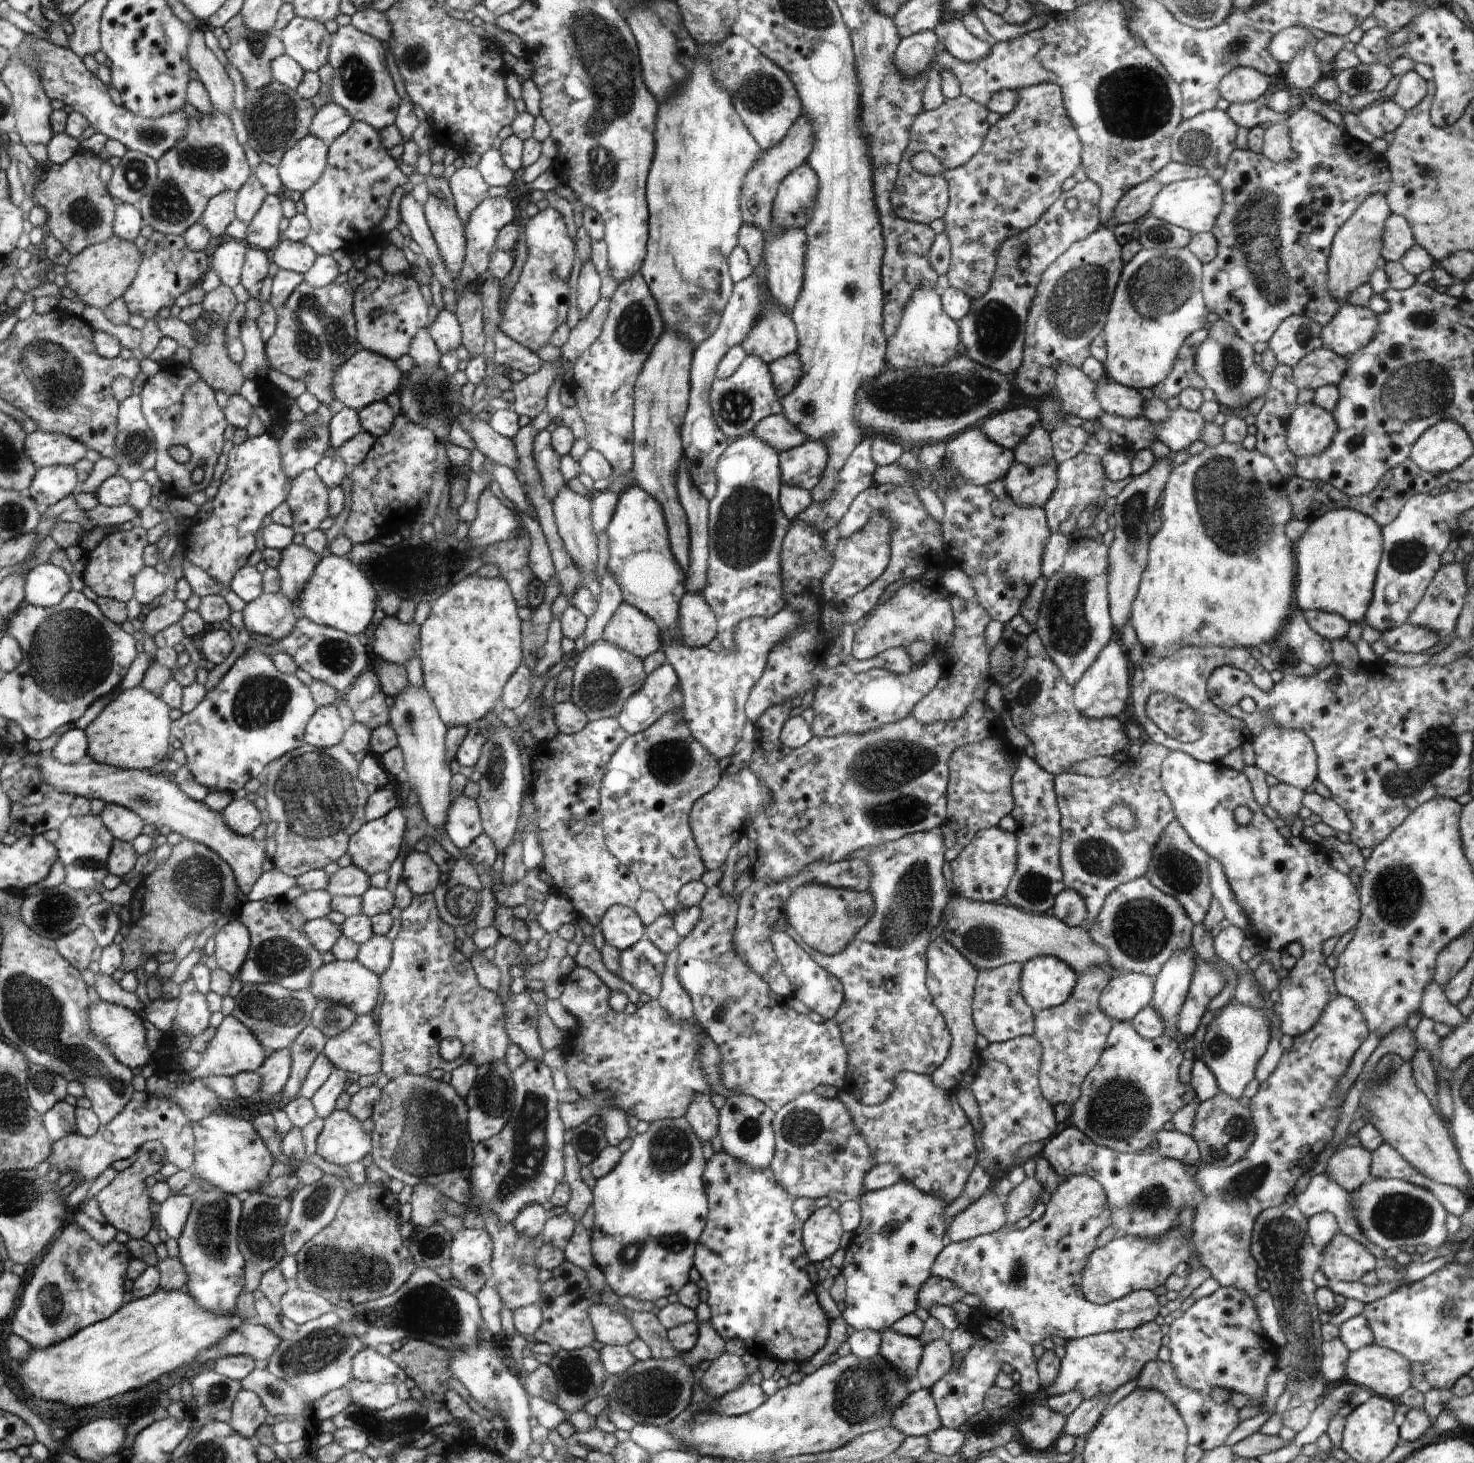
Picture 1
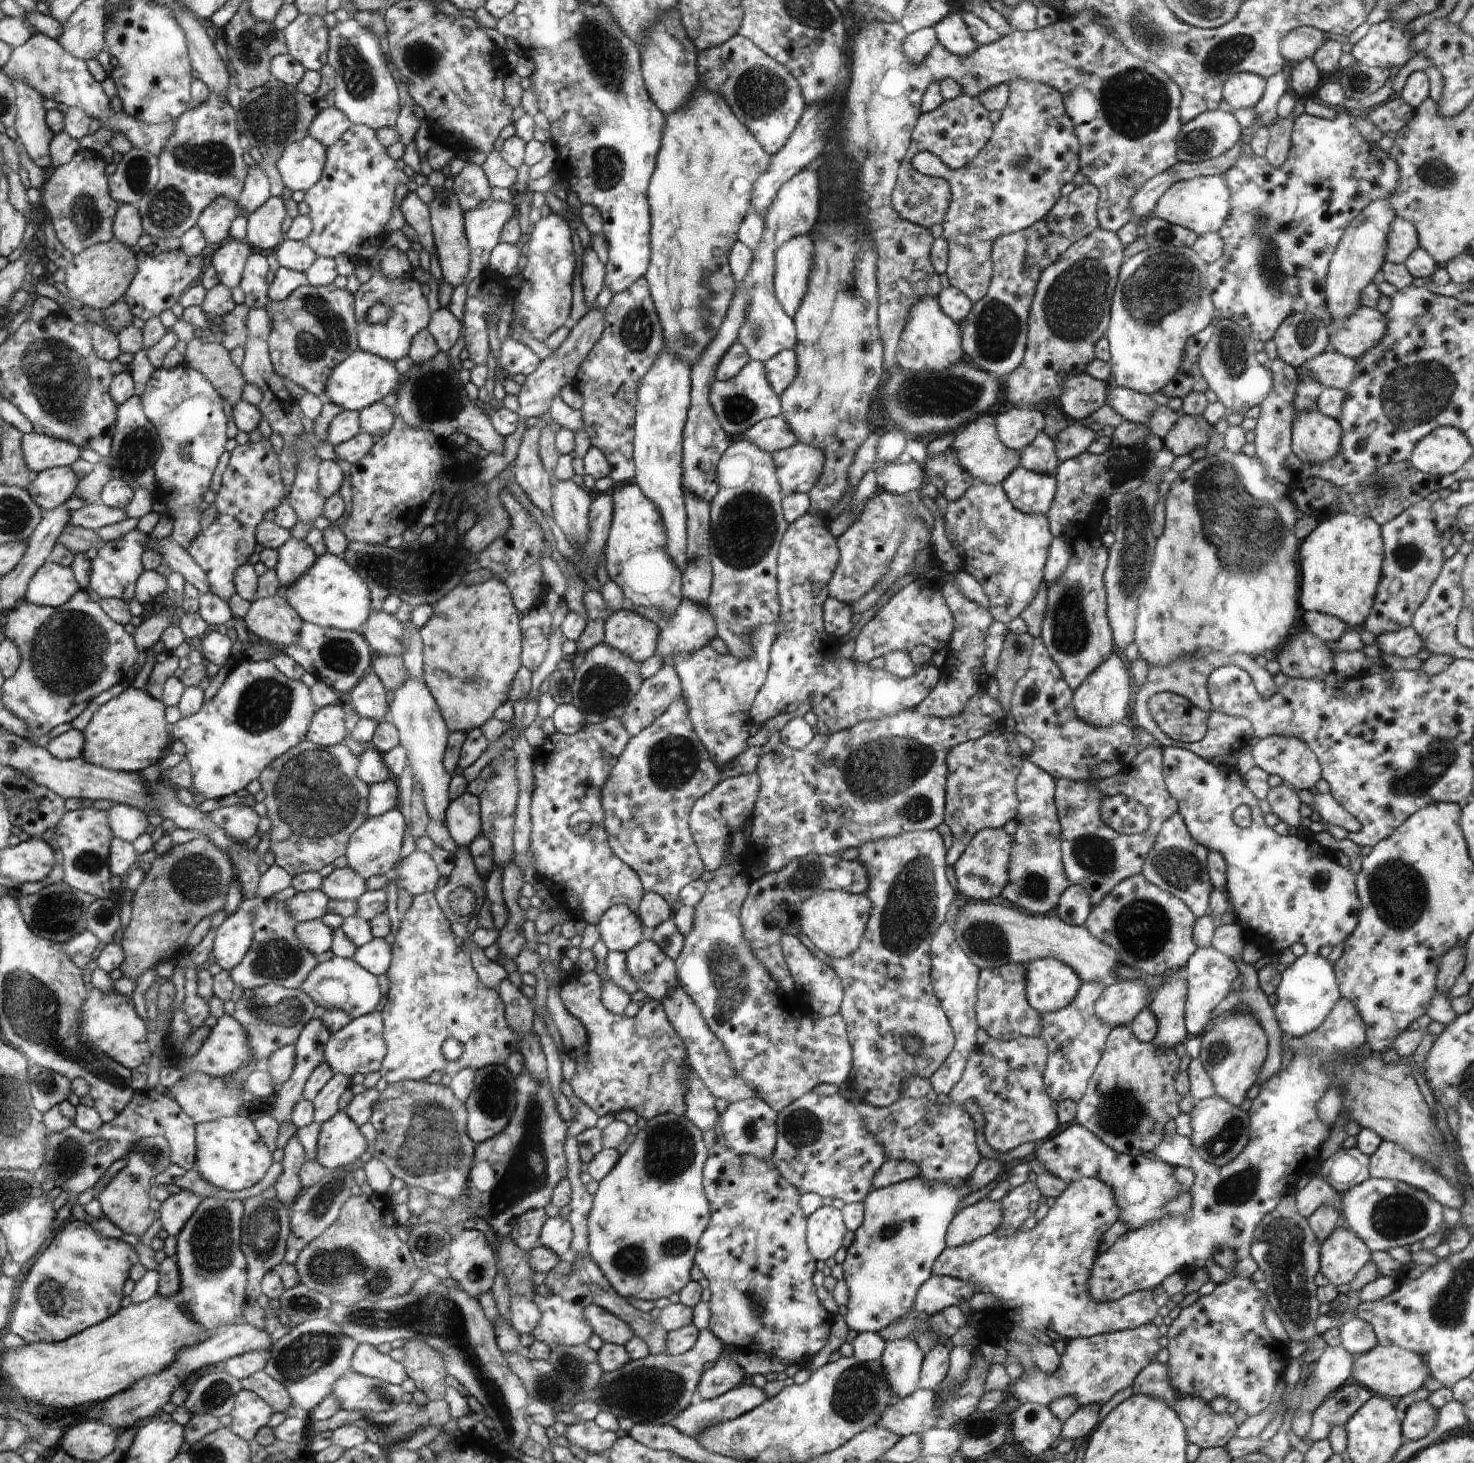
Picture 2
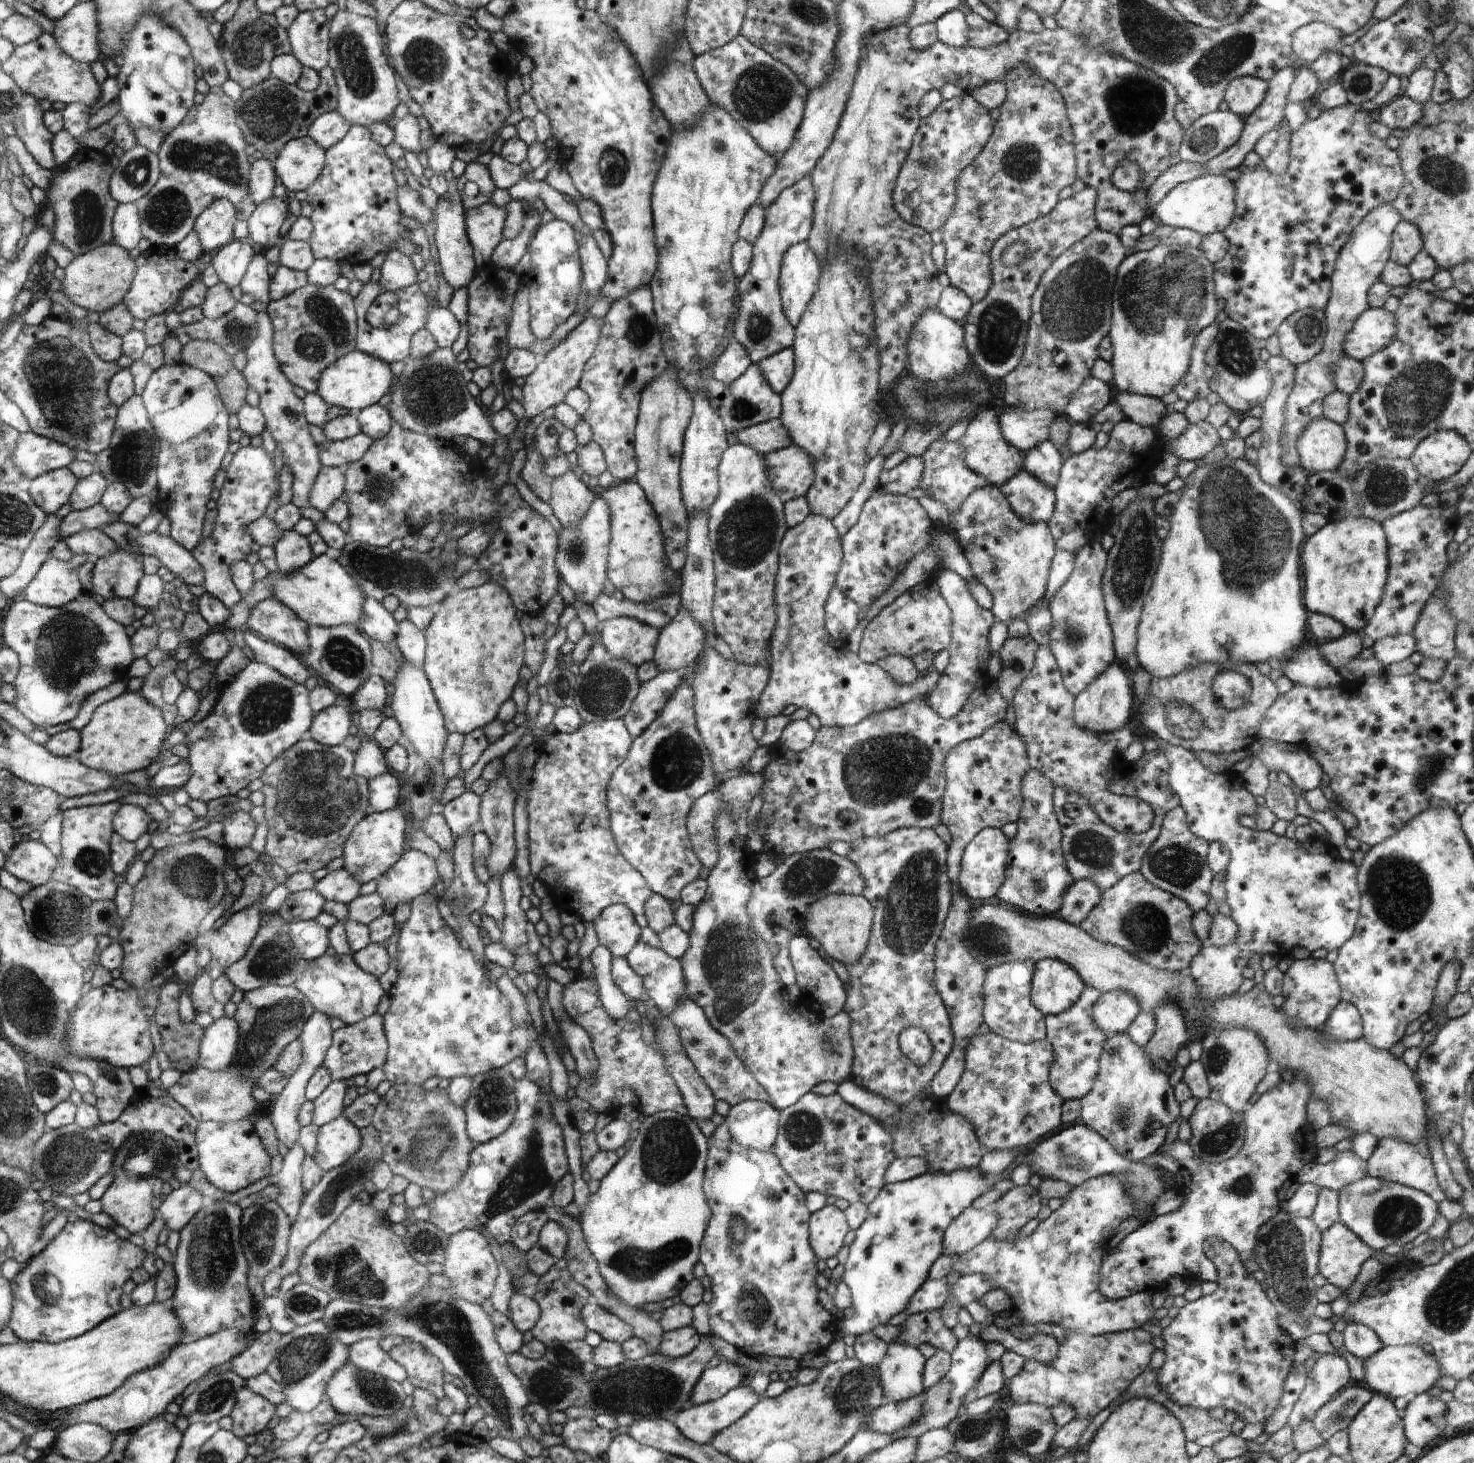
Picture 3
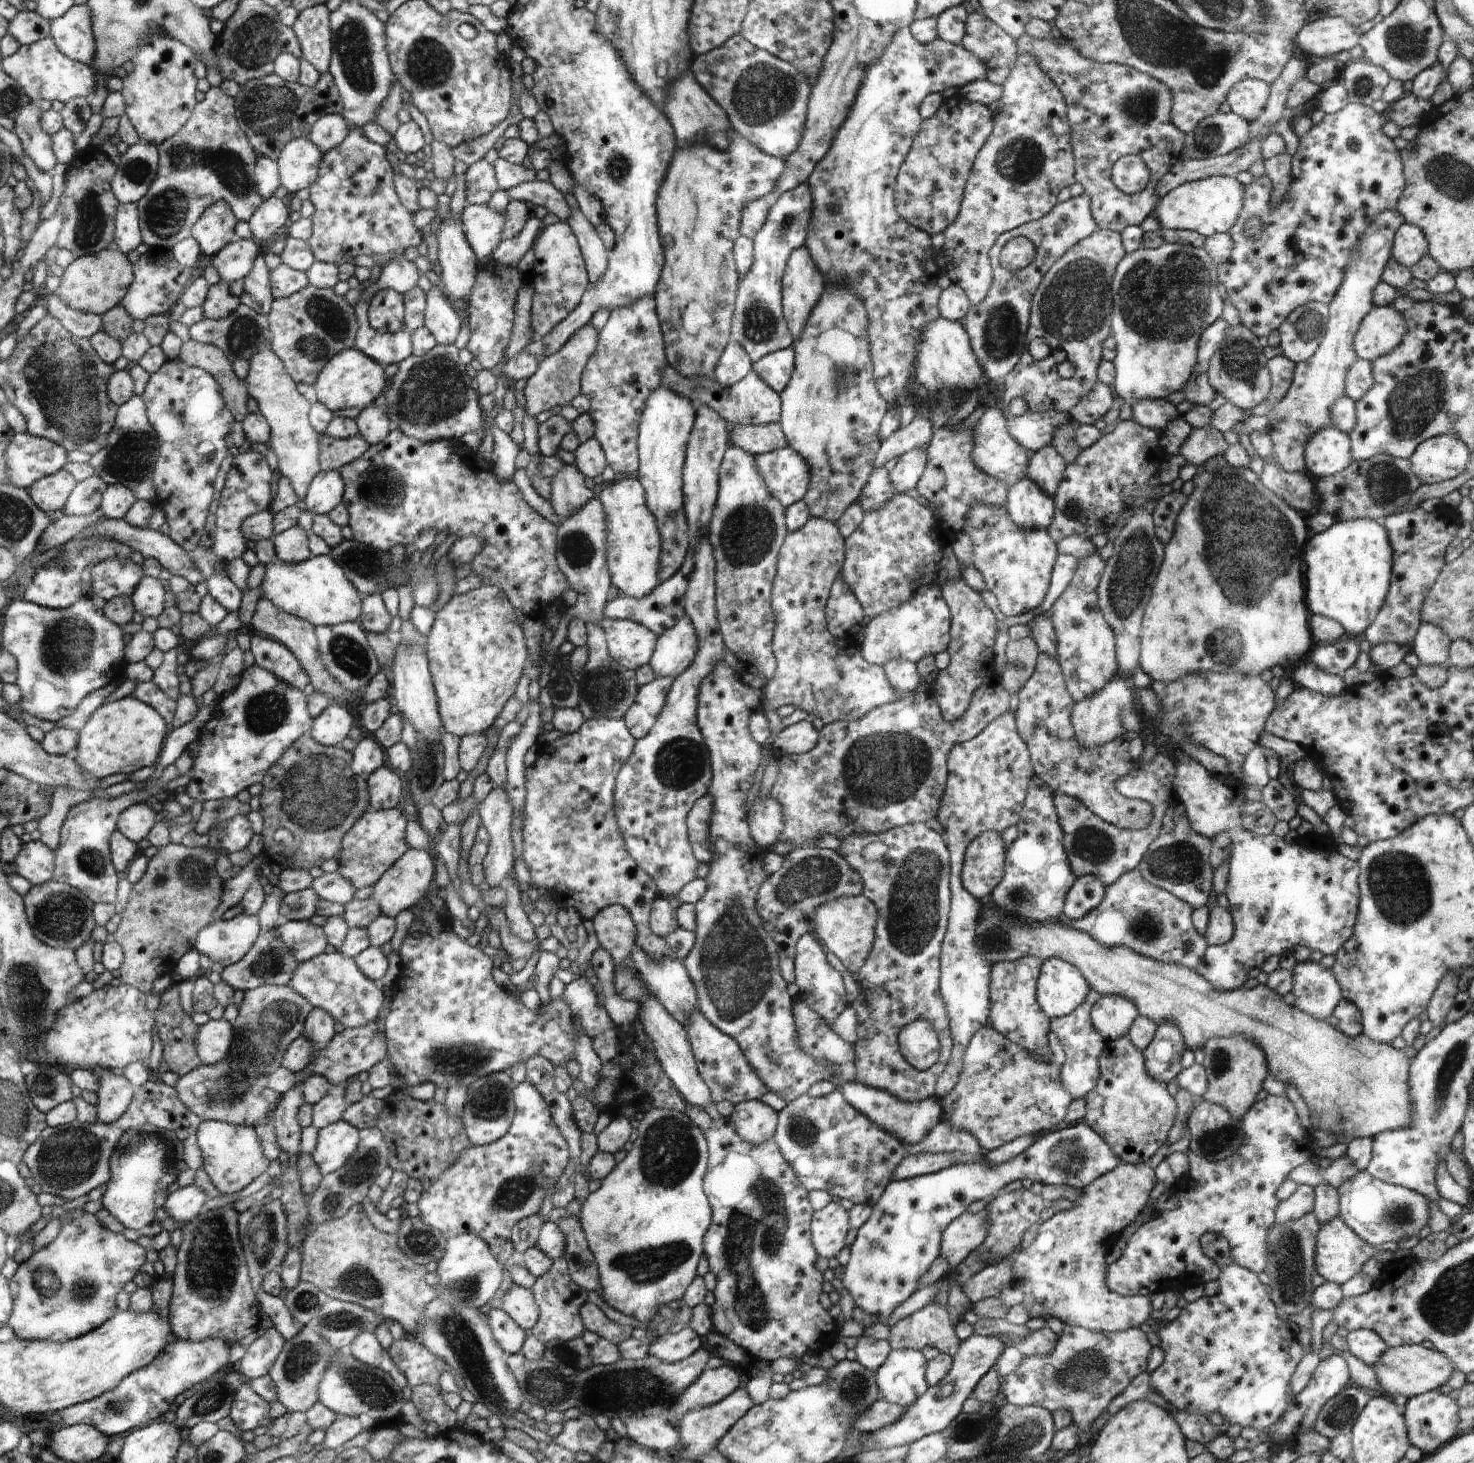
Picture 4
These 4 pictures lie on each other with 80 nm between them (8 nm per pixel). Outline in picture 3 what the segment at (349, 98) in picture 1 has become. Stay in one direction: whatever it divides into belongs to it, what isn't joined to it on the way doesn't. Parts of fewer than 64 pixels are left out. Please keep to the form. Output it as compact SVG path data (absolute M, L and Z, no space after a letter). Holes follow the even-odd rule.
M340 10L330 21L330 66L338 82L336 111L350 122L370 128L372 124L392 125L398 104L396 76L384 56L384 42L378 24L356 12Z

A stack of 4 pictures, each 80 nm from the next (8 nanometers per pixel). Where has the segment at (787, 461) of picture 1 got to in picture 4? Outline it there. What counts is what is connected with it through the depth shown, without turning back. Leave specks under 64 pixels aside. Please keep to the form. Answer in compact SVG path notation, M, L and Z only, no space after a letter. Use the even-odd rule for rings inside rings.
M790 446L757 456L764 482L786 510L807 495L811 466Z

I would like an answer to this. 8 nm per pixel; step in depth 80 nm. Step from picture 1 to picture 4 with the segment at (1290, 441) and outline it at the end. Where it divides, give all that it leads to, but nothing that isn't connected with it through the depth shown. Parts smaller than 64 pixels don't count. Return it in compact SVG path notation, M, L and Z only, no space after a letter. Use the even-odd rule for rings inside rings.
M1336 426L1314 432L1304 448L1304 464L1311 479L1333 476L1352 463L1350 438Z

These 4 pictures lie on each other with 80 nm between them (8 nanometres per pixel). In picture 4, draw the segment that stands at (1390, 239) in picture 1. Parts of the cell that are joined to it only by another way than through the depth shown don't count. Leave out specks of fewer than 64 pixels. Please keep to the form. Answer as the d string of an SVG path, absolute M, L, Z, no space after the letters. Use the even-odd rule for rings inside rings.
M1404 223L1394 234L1391 258L1410 269L1424 254L1428 244L1424 234L1415 225Z

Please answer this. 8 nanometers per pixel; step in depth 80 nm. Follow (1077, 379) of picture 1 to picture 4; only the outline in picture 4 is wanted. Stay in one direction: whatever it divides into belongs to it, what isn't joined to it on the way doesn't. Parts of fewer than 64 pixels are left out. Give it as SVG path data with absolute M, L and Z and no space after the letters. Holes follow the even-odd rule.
M1097 381L1088 395L1082 396L1068 412L1068 416L1075 425L1094 425L1094 422L1104 418L1114 400L1111 388Z

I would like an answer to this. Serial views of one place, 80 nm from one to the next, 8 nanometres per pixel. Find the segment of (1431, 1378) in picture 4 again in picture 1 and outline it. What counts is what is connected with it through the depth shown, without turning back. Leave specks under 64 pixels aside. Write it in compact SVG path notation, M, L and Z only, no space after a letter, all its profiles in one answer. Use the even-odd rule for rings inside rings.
M1372 1343L1348 1355L1345 1376L1346 1380L1358 1386L1366 1387L1373 1394L1387 1399L1398 1398L1400 1394L1411 1387L1411 1363L1412 1361L1409 1361L1402 1353Z

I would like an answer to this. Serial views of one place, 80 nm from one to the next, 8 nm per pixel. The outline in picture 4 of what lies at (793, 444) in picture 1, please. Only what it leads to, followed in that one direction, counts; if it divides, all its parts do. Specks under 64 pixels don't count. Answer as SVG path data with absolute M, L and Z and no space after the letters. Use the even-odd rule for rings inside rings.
M780 422L730 428L732 445L756 456L789 446Z

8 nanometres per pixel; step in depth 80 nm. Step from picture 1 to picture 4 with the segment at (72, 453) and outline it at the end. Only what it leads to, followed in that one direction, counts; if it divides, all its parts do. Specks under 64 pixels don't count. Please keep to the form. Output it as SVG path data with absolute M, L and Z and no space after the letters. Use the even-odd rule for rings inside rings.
M18 433L8 452L12 468L12 482L22 489L30 489L38 480L64 469L66 448L46 438Z

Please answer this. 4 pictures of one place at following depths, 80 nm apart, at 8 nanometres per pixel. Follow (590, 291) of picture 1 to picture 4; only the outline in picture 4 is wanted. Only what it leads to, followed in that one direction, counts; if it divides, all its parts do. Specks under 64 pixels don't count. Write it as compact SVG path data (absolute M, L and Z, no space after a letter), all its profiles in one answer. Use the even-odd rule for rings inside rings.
M566 194L564 199L568 206L572 208L572 212L574 212L570 216L568 224L575 229L576 236L579 237L580 249L582 250L583 260L586 262L588 277L591 277L592 284L596 284L596 280L600 280L602 274L607 270L608 250L604 248L596 228L580 212L576 196Z

